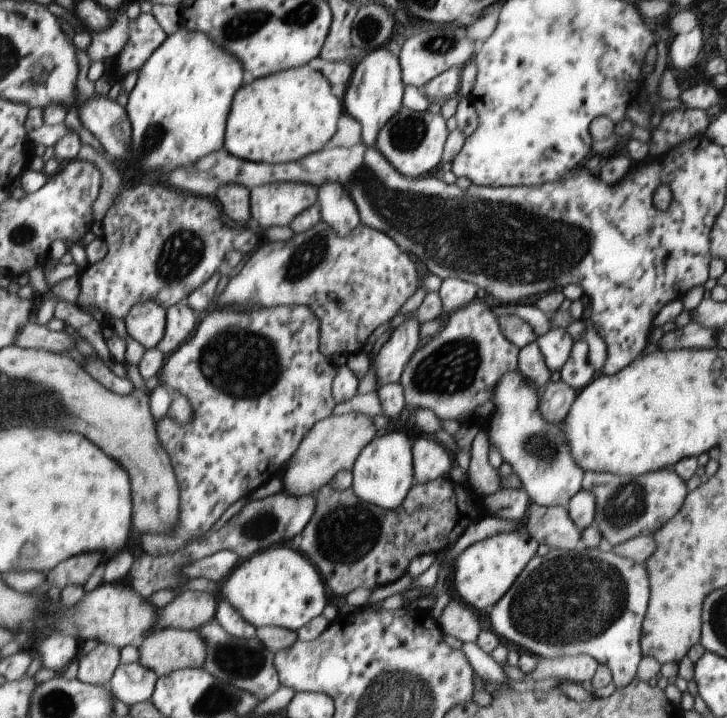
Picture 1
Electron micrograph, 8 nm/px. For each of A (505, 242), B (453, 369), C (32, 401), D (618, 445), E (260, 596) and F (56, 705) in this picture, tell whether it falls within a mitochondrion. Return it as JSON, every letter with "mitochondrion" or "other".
{"A":"mitochondrion","B":"mitochondrion","C":"mitochondrion","D":"other","E":"other","F":"mitochondrion"}

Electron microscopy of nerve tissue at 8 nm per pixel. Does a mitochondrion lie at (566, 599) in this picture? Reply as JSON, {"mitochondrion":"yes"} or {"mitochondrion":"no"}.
{"mitochondrion":"yes"}

